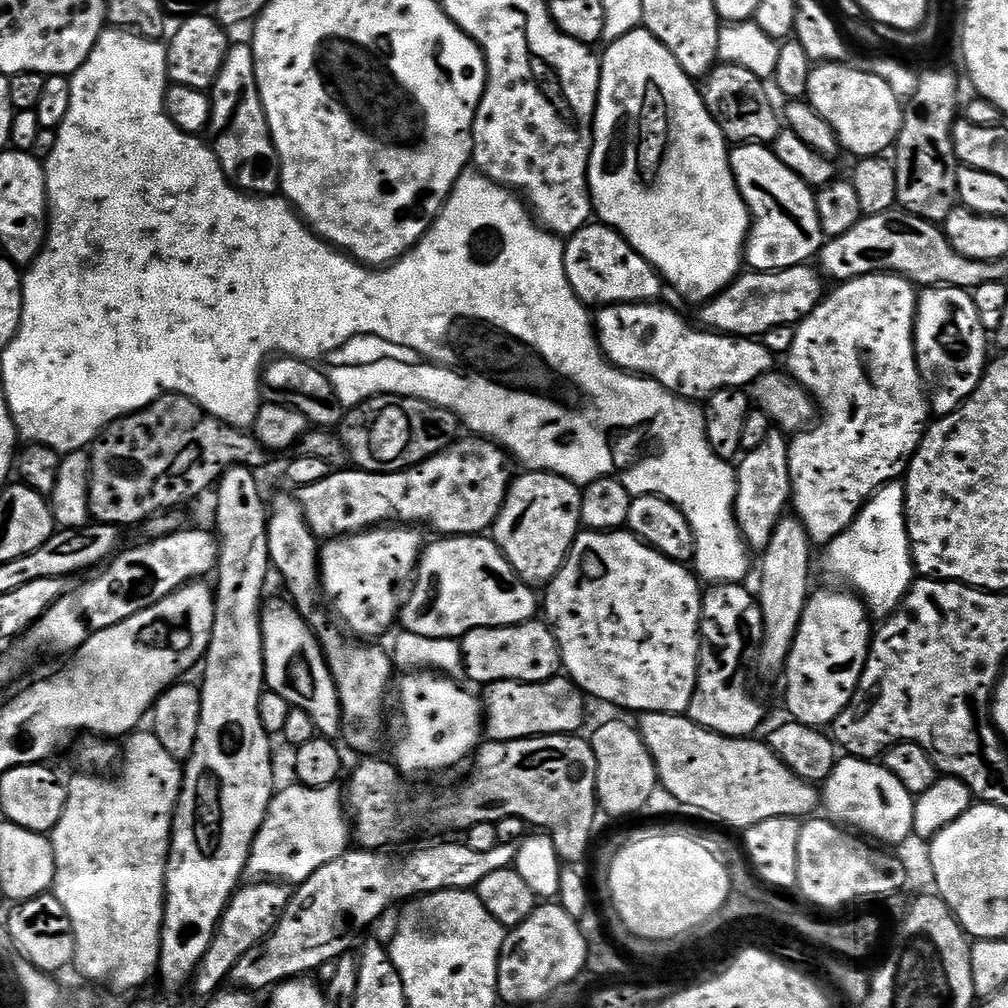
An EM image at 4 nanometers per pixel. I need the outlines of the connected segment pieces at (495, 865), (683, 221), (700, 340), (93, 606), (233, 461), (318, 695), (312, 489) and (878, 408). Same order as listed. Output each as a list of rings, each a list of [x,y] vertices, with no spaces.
[[[446,842],[440,846],[416,851],[408,862],[392,858],[391,853],[382,850],[360,848],[344,852],[338,858],[334,858],[334,862],[326,862],[322,870],[314,870],[314,874],[310,874],[310,878],[306,878],[306,882],[289,895],[286,910],[280,915],[280,921],[276,923],[272,933],[265,940],[260,940],[258,946],[250,946],[250,950],[246,950],[242,958],[238,958],[238,966],[234,966],[230,977],[231,983],[236,983],[233,985],[240,990],[271,990],[276,985],[283,984],[285,980],[307,977],[312,974],[308,972],[322,967],[323,964],[331,965],[345,955],[351,949],[348,947],[352,944],[352,935],[368,927],[393,901],[428,895],[442,889],[475,889],[478,882],[487,875],[494,874],[495,870],[513,867],[519,849],[518,842],[500,843],[489,853],[475,853],[463,842]]]
[[[638,27],[630,34],[611,41],[607,47],[608,49],[602,52],[600,62],[600,89],[596,117],[592,120],[592,149],[588,159],[588,193],[592,196],[592,207],[599,223],[607,224],[619,236],[626,238],[626,242],[630,242],[630,246],[634,246],[634,250],[638,250],[638,254],[642,254],[642,258],[646,258],[646,262],[650,262],[660,273],[660,279],[667,287],[669,284],[678,295],[693,300],[696,306],[703,305],[715,298],[722,289],[732,285],[732,281],[741,275],[744,245],[748,242],[750,217],[732,173],[729,141],[724,139],[722,130],[718,122],[714,122],[710,110],[706,110],[697,81],[685,74],[682,66],[678,66],[674,54],[670,54],[670,50],[666,50],[666,46],[662,46],[662,42],[658,42],[658,38],[654,38],[654,34],[647,28]]]
[[[663,303],[647,304],[609,304],[595,313],[594,327],[596,342],[604,353],[605,360],[620,368],[623,372],[631,372],[637,376],[646,376],[656,380],[676,396],[682,396],[693,402],[707,401],[709,396],[718,390],[727,388],[747,389],[758,378],[773,371],[774,357],[770,350],[759,339],[746,336],[726,336],[719,332],[701,330],[695,323],[687,324],[672,308],[663,308]]]
[[[186,526],[178,532],[143,541],[134,548],[119,551],[95,573],[93,580],[69,587],[67,592],[19,637],[20,652],[32,656],[39,648],[75,653],[98,630],[118,626],[134,614],[146,610],[162,598],[174,594],[184,584],[203,581],[216,571],[220,557],[220,541],[215,531]]]
[[[162,394],[149,408],[122,416],[108,425],[90,445],[90,514],[98,524],[143,525],[149,518],[165,510],[176,510],[187,500],[200,496],[219,481],[228,468],[243,466],[260,470],[269,453],[256,441],[256,437],[239,428],[231,428],[203,412],[190,398],[175,394]]]
[[[291,603],[271,604],[263,609],[260,618],[267,691],[282,694],[282,698],[286,698],[292,707],[306,710],[321,737],[339,737],[344,730],[340,699],[332,672],[328,669],[328,660],[320,649],[317,633],[313,632],[307,619]]]
[[[457,439],[443,452],[403,472],[333,471],[322,482],[299,489],[295,493],[296,501],[302,506],[312,533],[325,541],[381,526],[420,524],[433,528],[441,537],[479,536],[495,524],[508,497],[514,471],[508,453],[491,440],[464,439]]]
[[[875,272],[862,278],[845,280],[839,286],[827,293],[815,310],[799,324],[795,325],[796,333],[792,348],[786,353],[787,371],[801,386],[812,395],[816,401],[819,412],[818,422],[804,429],[803,432],[795,433],[788,445],[790,454],[790,482],[792,483],[791,511],[796,519],[800,520],[809,540],[816,546],[827,546],[838,534],[842,534],[854,522],[854,518],[863,510],[864,504],[870,497],[875,496],[879,488],[885,484],[899,481],[908,471],[908,462],[916,452],[916,447],[924,437],[924,433],[930,423],[930,405],[924,387],[924,381],[920,378],[920,367],[916,364],[916,298],[917,289],[911,280],[903,276],[894,276],[890,272]]]

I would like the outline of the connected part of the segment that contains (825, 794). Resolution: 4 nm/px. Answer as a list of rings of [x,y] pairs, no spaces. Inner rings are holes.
[[[837,759],[830,778],[822,785],[822,808],[828,811],[827,819],[880,846],[900,844],[913,835],[915,805],[912,792],[880,762]]]

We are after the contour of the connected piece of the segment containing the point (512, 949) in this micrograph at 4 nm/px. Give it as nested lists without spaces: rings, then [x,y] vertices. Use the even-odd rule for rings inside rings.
[[[558,902],[541,903],[526,922],[505,935],[498,970],[499,999],[508,1004],[536,1004],[547,996],[555,997],[558,988],[570,983],[587,962],[588,947],[579,923]]]

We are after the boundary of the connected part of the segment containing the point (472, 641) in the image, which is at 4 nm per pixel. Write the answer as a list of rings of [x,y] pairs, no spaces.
[[[543,619],[528,620],[518,626],[498,626],[470,630],[460,640],[464,655],[463,675],[479,686],[494,682],[546,682],[561,671],[560,647],[552,629]]]

